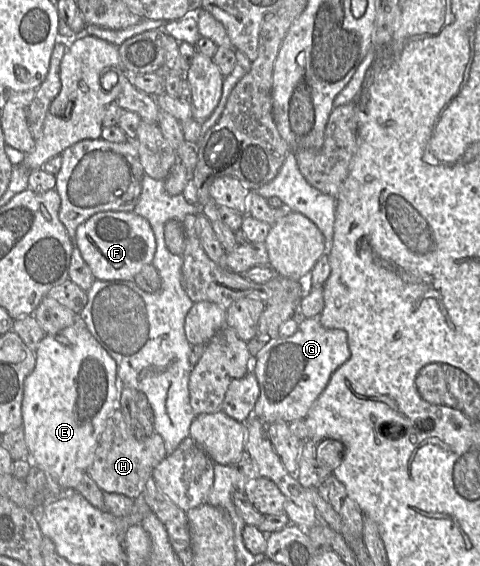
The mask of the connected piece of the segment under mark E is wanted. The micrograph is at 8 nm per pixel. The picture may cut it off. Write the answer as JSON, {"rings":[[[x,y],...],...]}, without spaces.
{"rings":[[[77,316],[77,321],[55,334],[46,334],[40,341],[35,350],[36,365],[34,370],[26,377],[24,381],[24,392],[22,400],[22,419],[25,434],[25,442],[29,449],[29,458],[33,465],[42,469],[46,477],[51,477],[64,491],[74,491],[75,487],[82,480],[85,473],[92,465],[95,458],[95,451],[98,445],[98,440],[103,432],[106,421],[110,414],[118,408],[118,387],[117,387],[117,364],[116,361],[109,355],[105,348],[95,339],[90,333],[83,319]]]}

